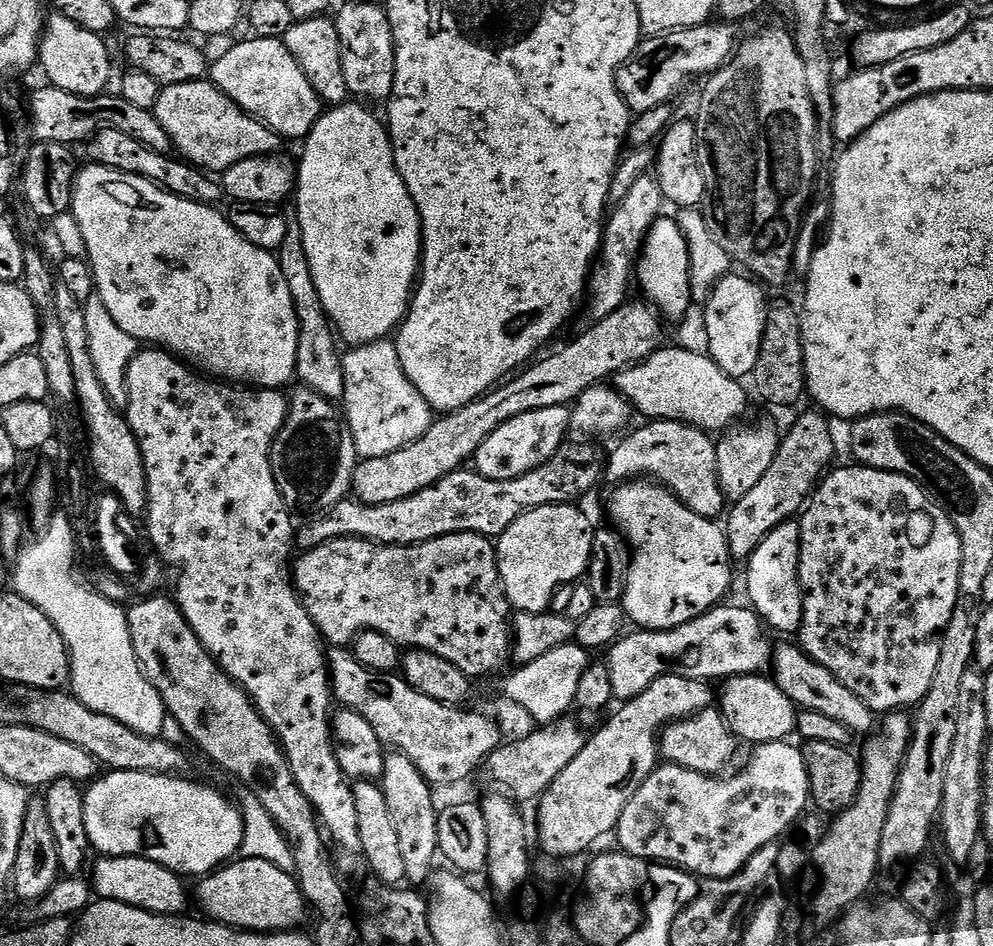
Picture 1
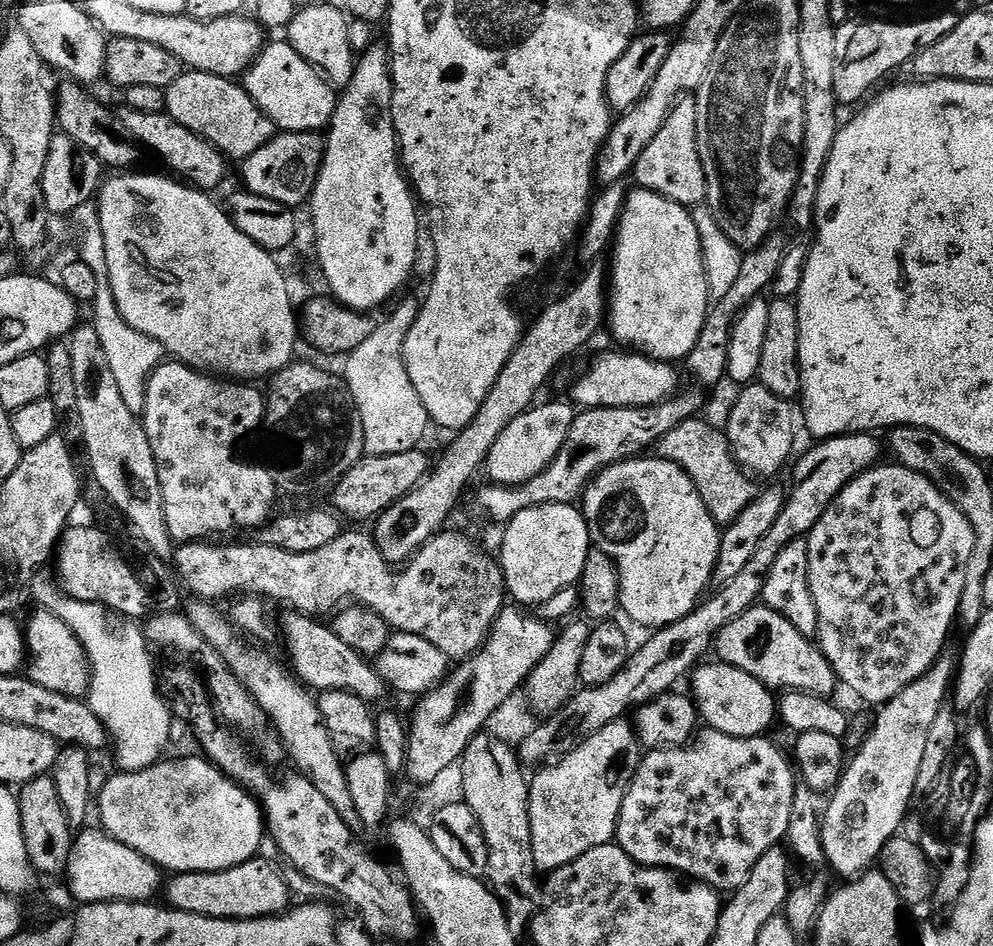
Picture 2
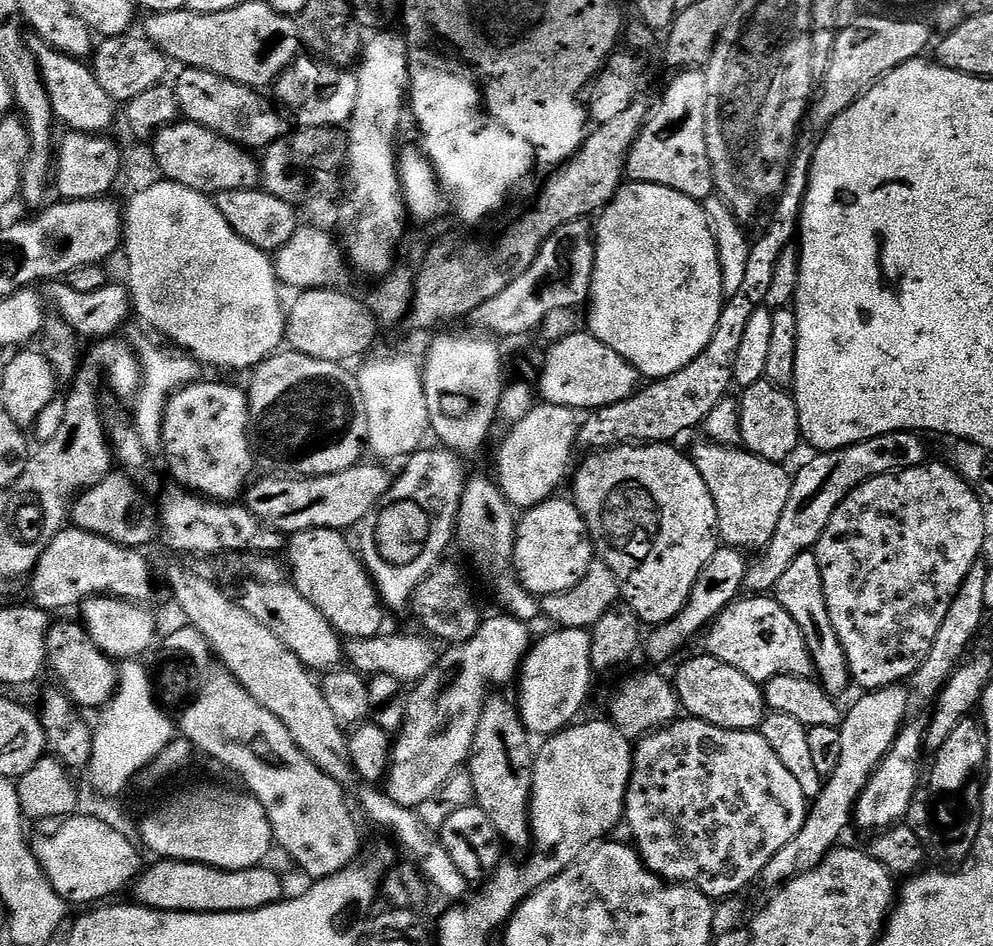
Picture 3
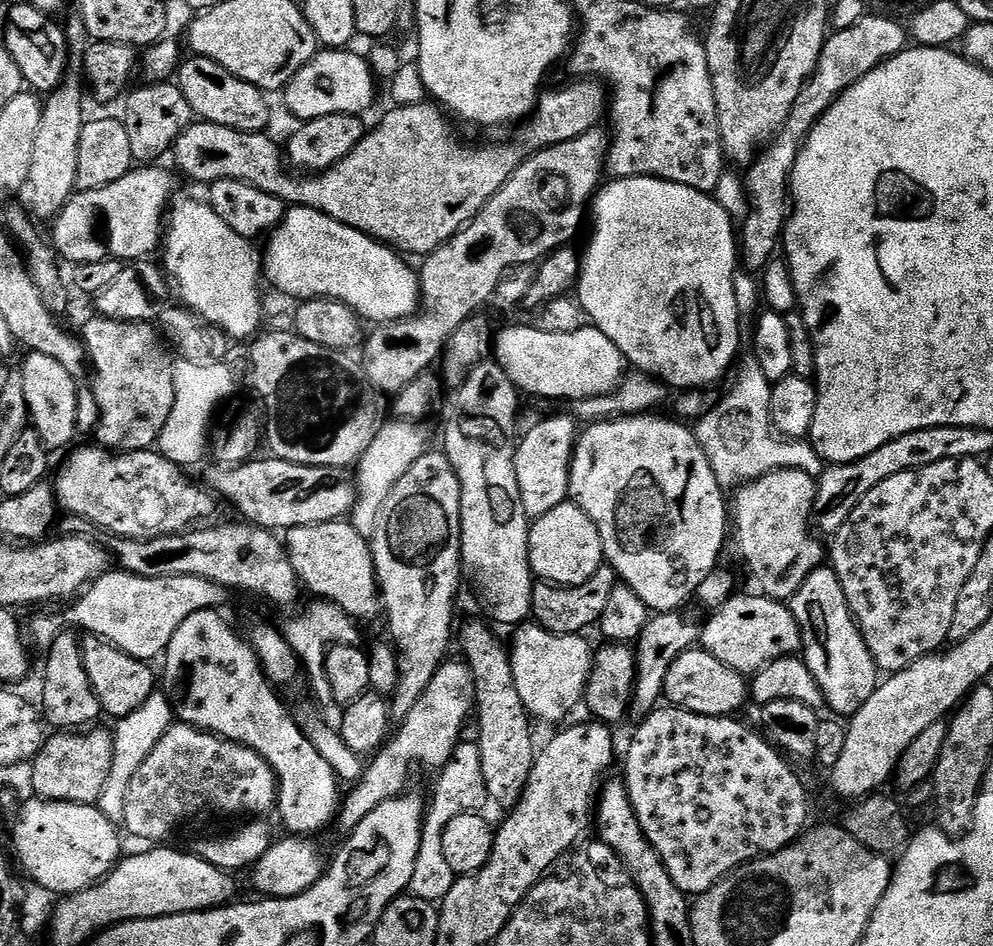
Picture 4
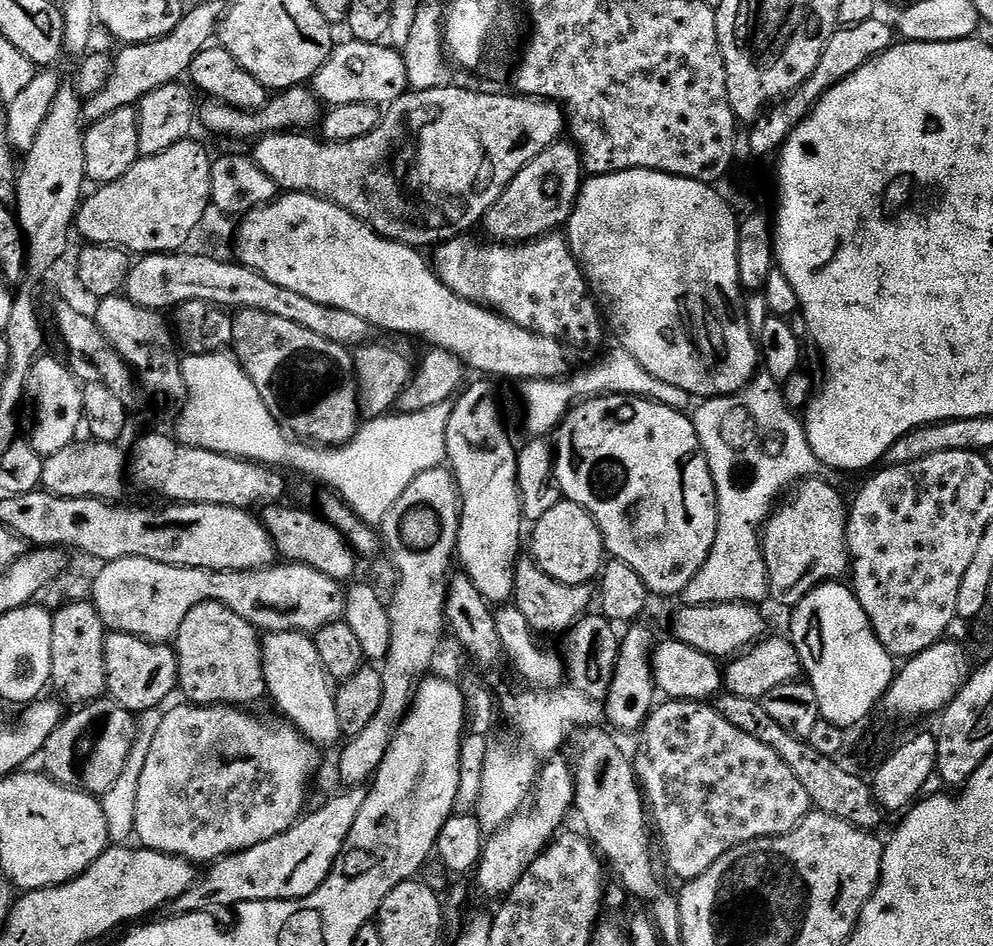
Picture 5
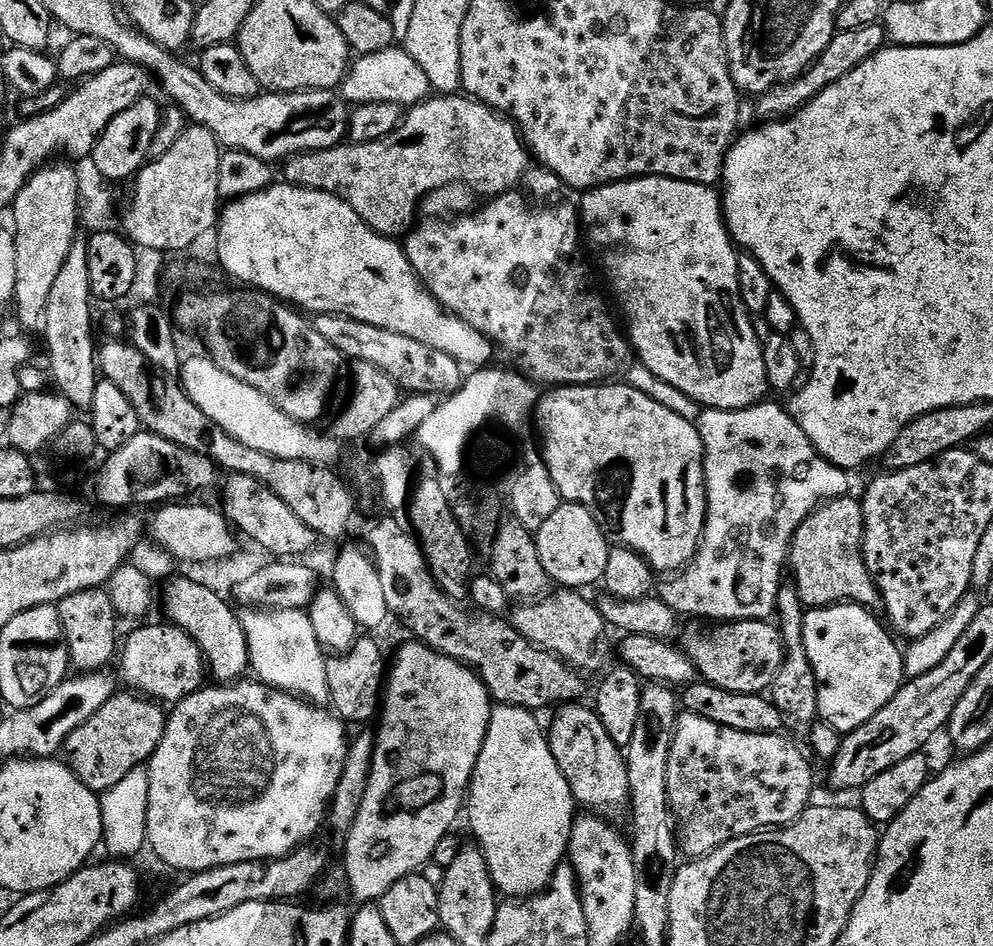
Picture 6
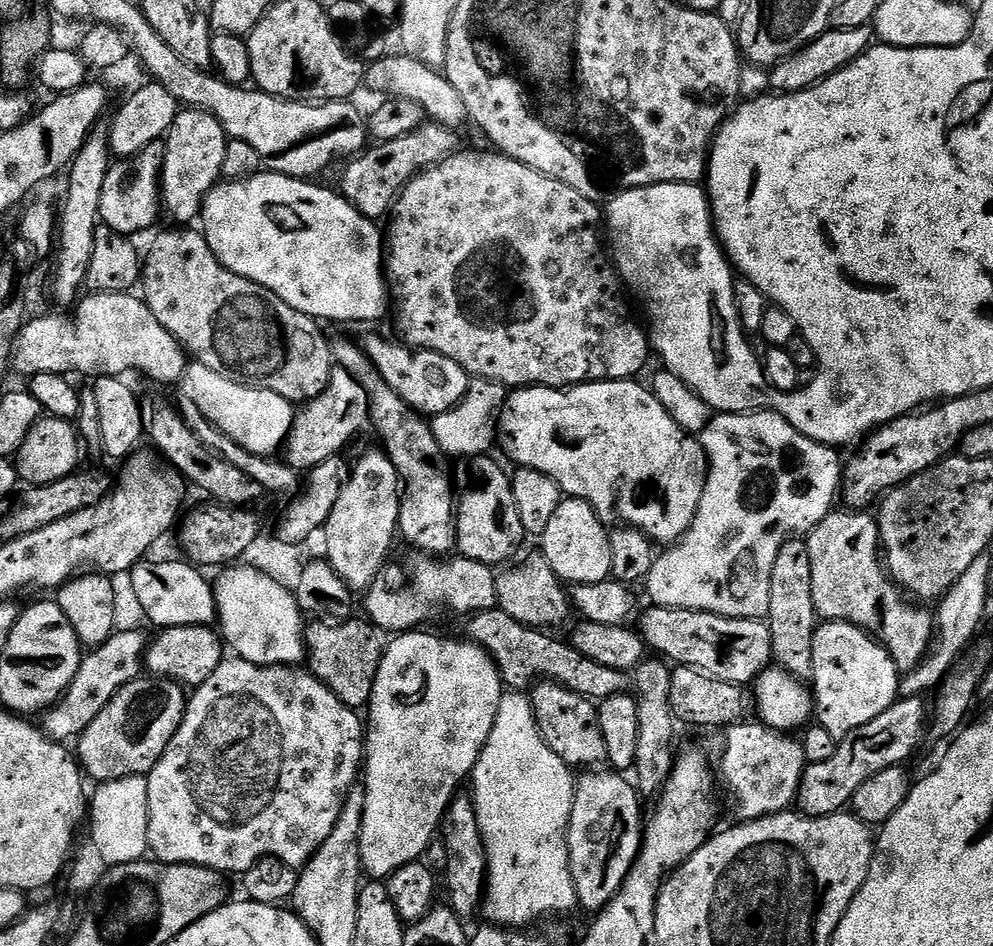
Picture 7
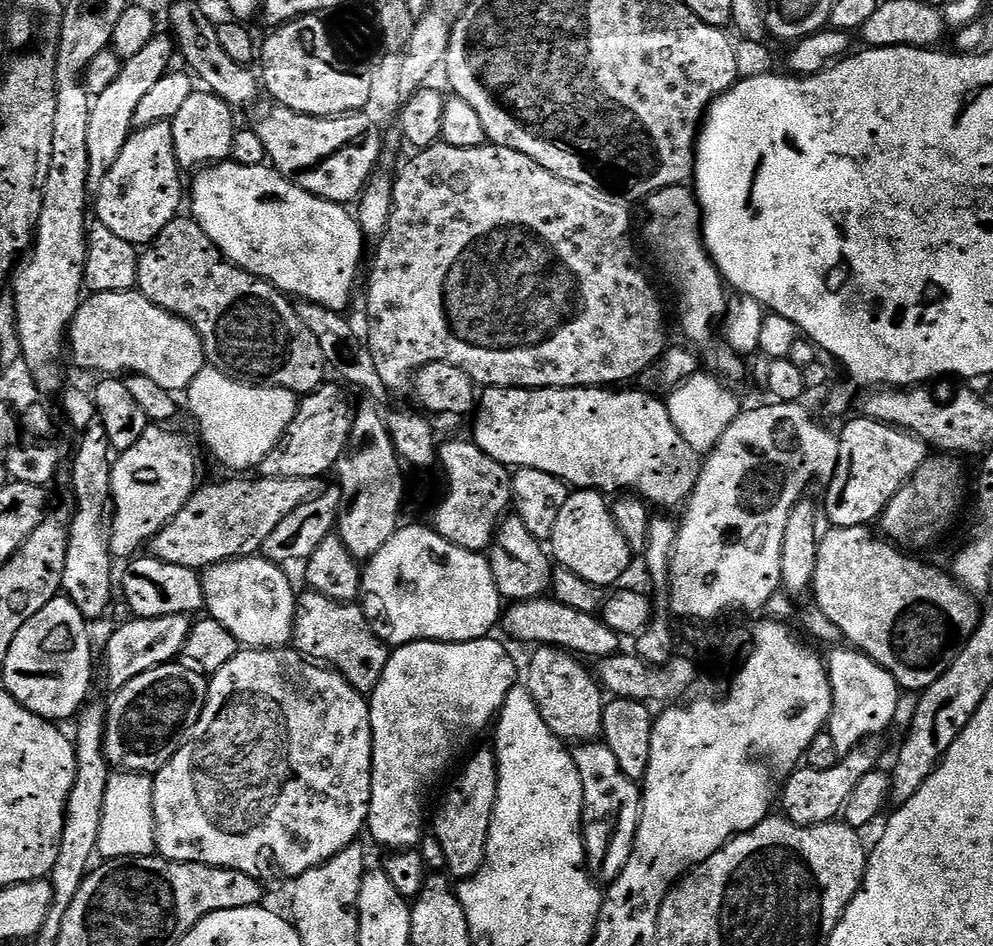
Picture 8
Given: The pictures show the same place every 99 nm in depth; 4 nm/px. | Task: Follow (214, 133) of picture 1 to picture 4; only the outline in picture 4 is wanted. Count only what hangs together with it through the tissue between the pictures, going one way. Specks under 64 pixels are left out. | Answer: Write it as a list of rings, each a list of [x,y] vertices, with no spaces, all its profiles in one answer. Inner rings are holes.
[[[189,55],[179,65],[178,83],[186,102],[201,121],[209,120],[222,126],[230,126],[239,132],[264,132],[268,124],[268,100],[265,89],[255,88],[250,82],[238,78],[226,66],[209,56]]]

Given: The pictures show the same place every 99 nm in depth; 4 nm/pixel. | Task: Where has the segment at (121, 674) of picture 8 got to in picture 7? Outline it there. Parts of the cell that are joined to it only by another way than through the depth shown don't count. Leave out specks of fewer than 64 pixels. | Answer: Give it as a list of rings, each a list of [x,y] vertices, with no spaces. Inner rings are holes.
[[[117,630],[104,644],[97,644],[91,649],[92,652],[81,659],[78,666],[78,674],[74,674],[74,682],[64,691],[59,701],[43,713],[42,731],[45,736],[57,742],[68,742],[68,739],[79,738],[102,714],[102,710],[132,680],[141,675],[144,668],[144,654],[148,651],[149,637],[140,632],[123,632]]]

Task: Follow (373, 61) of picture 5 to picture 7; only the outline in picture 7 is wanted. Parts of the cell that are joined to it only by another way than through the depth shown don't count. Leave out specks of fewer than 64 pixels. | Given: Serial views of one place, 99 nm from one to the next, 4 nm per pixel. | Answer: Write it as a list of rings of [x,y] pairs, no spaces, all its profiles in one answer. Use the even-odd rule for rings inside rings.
[[[386,55],[378,61],[369,63],[366,68],[366,84],[367,87],[381,91],[388,98],[401,96],[410,98],[410,102],[418,102],[418,106],[422,106],[435,123],[442,124],[446,128],[459,129],[459,124],[469,119],[466,106],[462,102],[462,94],[454,90],[447,76],[410,55]]]

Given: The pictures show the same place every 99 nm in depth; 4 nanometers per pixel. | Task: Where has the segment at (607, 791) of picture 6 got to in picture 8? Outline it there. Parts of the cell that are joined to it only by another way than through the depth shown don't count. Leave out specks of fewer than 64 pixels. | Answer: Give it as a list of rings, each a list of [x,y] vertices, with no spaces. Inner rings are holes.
[[[540,646],[528,660],[526,687],[530,698],[542,714],[542,722],[550,726],[552,733],[565,742],[592,742],[603,733],[605,693],[593,676],[589,665],[574,652],[555,646]]]

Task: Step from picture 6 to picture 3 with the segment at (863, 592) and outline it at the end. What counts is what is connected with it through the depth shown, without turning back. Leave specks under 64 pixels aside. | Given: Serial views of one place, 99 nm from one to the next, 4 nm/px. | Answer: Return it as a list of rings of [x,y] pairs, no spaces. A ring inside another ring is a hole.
[[[715,442],[703,443],[694,445],[690,449],[690,455],[694,466],[698,466],[698,474],[702,474],[702,482],[706,482],[706,487],[710,489],[710,498],[714,498],[714,506],[718,510],[719,539],[730,548],[763,550],[770,538],[774,538],[778,520],[782,518],[782,510],[786,510],[786,502],[790,502],[793,473],[787,472],[783,463],[764,460],[743,447]]]

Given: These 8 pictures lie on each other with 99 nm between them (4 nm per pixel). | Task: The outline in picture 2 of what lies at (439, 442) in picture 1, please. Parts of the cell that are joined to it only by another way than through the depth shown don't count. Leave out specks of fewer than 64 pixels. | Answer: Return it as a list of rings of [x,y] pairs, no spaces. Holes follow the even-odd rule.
[[[413,450],[402,454],[382,454],[381,456],[363,455],[335,488],[331,489],[331,507],[345,521],[368,520],[375,521],[394,502],[398,502],[406,494],[413,492],[416,487],[428,479],[430,460],[424,450]],[[348,519],[348,520],[347,520]]]

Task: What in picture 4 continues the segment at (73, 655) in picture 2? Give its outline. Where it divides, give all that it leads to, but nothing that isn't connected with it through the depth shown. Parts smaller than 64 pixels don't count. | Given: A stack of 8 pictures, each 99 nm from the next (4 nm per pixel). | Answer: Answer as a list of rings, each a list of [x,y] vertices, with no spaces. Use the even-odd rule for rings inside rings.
[[[85,635],[80,641],[82,666],[90,678],[90,686],[98,698],[101,709],[115,718],[128,716],[138,710],[145,700],[157,691],[158,676],[152,673],[151,663],[134,658],[120,648],[115,648],[108,640],[101,636]]]

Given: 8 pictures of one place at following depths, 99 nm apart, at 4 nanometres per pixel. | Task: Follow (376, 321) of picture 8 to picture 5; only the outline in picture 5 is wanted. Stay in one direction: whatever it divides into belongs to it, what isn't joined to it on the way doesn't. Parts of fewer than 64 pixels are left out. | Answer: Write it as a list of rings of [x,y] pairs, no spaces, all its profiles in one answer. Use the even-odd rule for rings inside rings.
[[[549,234],[538,240],[530,240],[527,244],[509,246],[499,242],[479,244],[471,240],[471,235],[457,236],[455,240],[445,240],[435,245],[430,256],[430,263],[436,276],[454,294],[472,304],[495,310],[505,320],[524,328],[539,336],[548,337],[553,341],[573,344],[576,348],[596,348],[606,336],[606,328],[602,323],[602,313],[590,291],[590,285],[584,271],[577,264],[572,247],[567,239],[560,234]]]

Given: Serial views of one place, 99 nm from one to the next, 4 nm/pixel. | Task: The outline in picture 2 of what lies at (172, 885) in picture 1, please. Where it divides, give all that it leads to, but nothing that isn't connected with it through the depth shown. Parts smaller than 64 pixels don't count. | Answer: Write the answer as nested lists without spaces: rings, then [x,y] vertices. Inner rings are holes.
[[[88,826],[83,829],[84,832],[75,837],[72,841],[72,853],[68,859],[68,867],[66,869],[66,886],[72,892],[73,901],[85,904],[143,904],[153,899],[152,895],[156,891],[161,891],[162,880],[160,884],[160,876],[162,870],[154,862],[150,862],[142,854],[138,854],[138,850],[130,850],[130,846],[126,846],[122,842],[118,842],[113,836],[109,836],[103,830],[97,830],[95,827]]]

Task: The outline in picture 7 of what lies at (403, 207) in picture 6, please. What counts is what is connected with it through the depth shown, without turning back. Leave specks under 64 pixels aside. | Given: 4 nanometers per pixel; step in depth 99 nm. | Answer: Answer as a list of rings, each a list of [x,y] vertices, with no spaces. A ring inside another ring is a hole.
[[[425,122],[410,134],[365,147],[363,152],[351,157],[343,165],[344,173],[341,174],[338,185],[340,195],[346,197],[363,216],[373,222],[379,221],[379,216],[387,217],[393,211],[400,191],[418,173],[452,155],[452,136],[453,129],[435,122]]]

